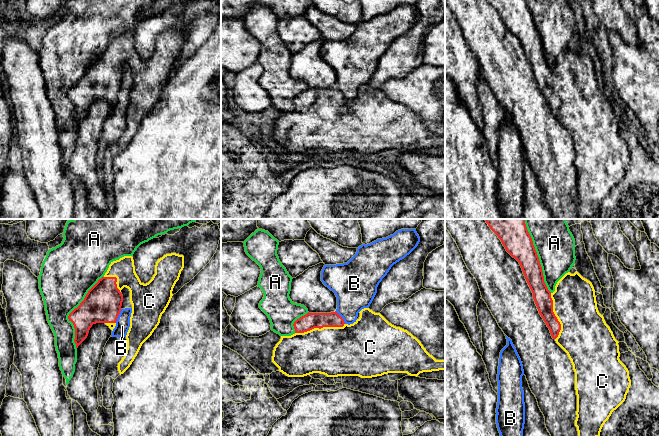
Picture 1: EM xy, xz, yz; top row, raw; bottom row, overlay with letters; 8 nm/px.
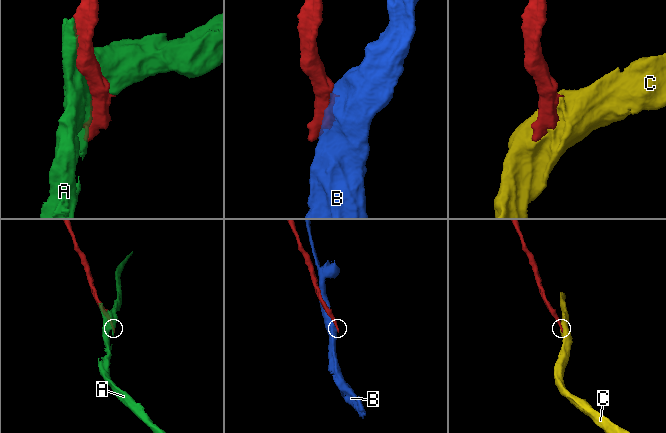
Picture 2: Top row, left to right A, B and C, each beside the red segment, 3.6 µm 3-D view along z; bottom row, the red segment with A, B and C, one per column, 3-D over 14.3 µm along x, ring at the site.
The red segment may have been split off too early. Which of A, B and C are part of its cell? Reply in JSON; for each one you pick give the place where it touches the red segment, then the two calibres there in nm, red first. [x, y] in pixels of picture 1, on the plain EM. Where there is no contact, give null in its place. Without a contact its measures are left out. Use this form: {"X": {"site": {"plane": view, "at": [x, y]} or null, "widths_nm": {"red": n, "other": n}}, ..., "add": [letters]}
{"C": {"site": {"plane": "xz", "at": [320, 104]}, "widths_nm": {"red": 130, "other": 400}}, "add": ["C"]}

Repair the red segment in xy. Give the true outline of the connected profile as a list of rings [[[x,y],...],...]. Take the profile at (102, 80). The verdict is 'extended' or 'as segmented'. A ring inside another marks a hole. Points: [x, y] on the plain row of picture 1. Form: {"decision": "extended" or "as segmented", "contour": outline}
{"decision": "extended", "contour": [[[176,29],[166,30],[158,35],[155,41],[155,50],[144,60],[135,48],[132,32],[124,32],[111,38],[105,51],[88,67],[84,76],[68,92],[75,104],[76,124],[87,114],[90,104],[96,99],[105,99],[112,107],[116,102],[117,94],[121,88],[123,71],[121,66],[126,63],[130,67],[132,89],[130,103],[126,111],[127,125],[124,133],[118,139],[118,147],[123,150],[132,140],[142,120],[152,111],[160,99],[162,90],[168,83],[173,72],[172,67],[179,56],[184,44],[184,32]]]}

